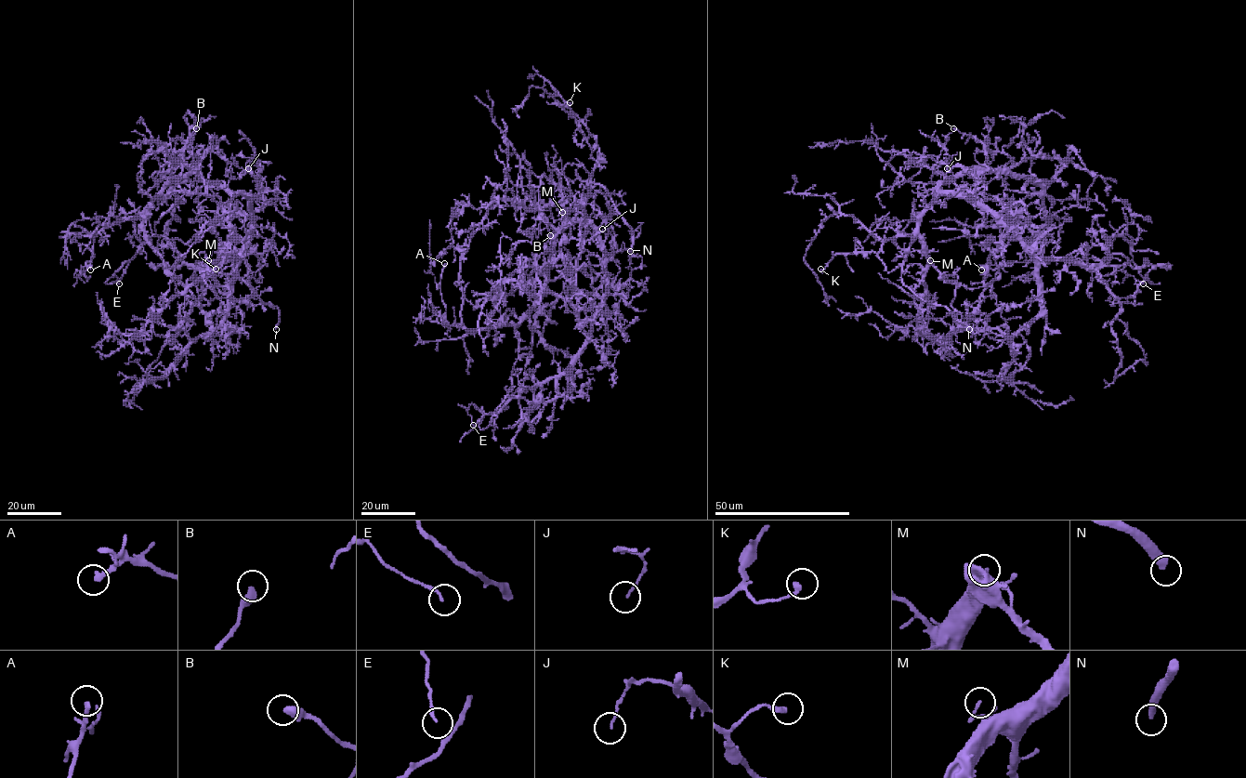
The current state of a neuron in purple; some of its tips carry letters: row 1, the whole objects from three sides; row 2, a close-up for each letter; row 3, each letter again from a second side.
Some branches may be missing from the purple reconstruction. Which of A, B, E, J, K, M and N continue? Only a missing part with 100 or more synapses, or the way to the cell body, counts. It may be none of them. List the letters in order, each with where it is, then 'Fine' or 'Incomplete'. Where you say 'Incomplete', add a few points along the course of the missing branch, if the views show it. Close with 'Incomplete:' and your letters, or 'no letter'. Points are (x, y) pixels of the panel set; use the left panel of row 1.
A: Place: (90, 270). Fine
B: Place: (196, 128). Fine
E: Place: (119, 283). Fine
J: Place: (248, 168). Fine
K: Place: (216, 269). Fine
M: Place: (208, 260). Fine
N: Place: (276, 329). Incomplete. Course of what is missing: (276, 329), (274, 343), (267, 351), (262, 376), (265, 390), (261, 392), (269, 388), (268, 396)
Incomplete: N

